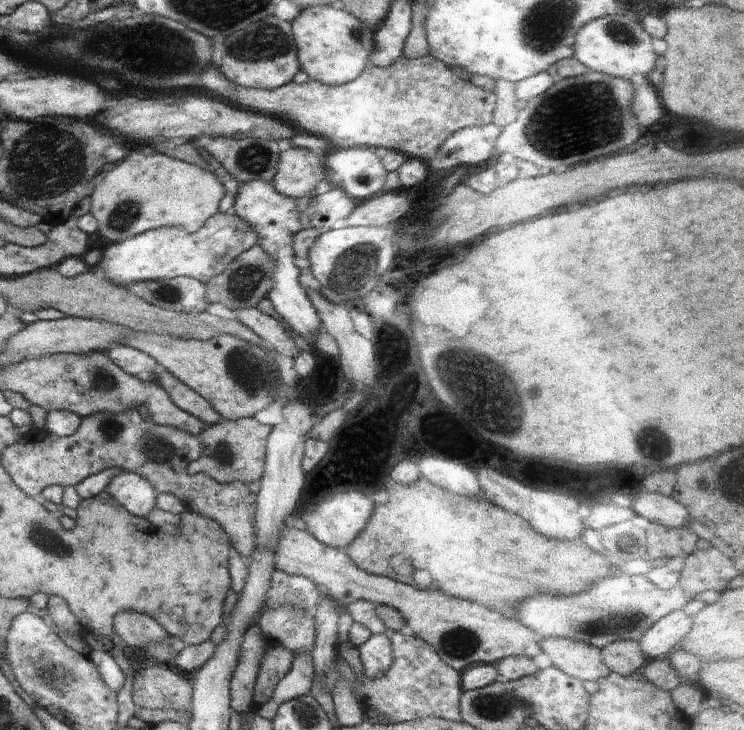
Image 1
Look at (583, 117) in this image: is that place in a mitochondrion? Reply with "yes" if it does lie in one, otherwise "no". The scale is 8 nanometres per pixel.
yes

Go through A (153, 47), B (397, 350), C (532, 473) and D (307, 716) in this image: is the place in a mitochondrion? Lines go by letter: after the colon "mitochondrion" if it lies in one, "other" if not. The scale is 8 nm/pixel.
A: mitochondrion
B: mitochondrion
C: other
D: mitochondrion

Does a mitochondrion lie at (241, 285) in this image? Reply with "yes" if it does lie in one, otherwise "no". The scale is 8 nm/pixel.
yes

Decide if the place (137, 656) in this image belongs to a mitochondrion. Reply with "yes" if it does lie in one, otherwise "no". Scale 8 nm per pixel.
no

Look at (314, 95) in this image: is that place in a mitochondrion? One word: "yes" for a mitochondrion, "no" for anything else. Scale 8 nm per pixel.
no

